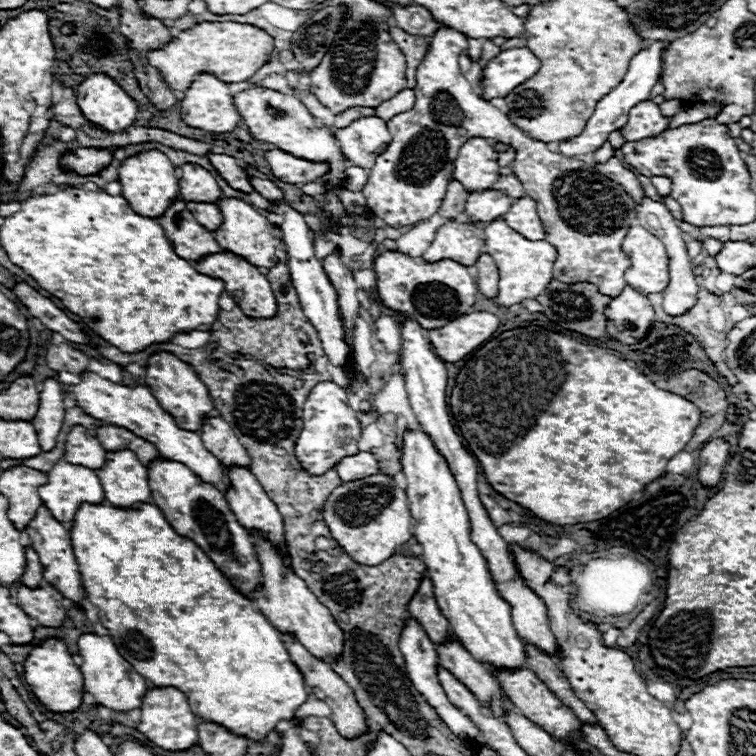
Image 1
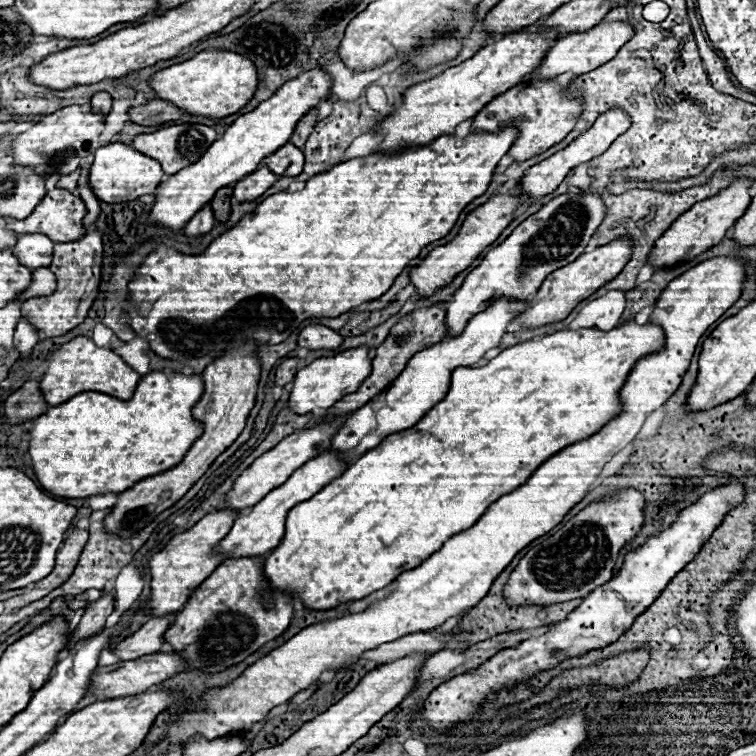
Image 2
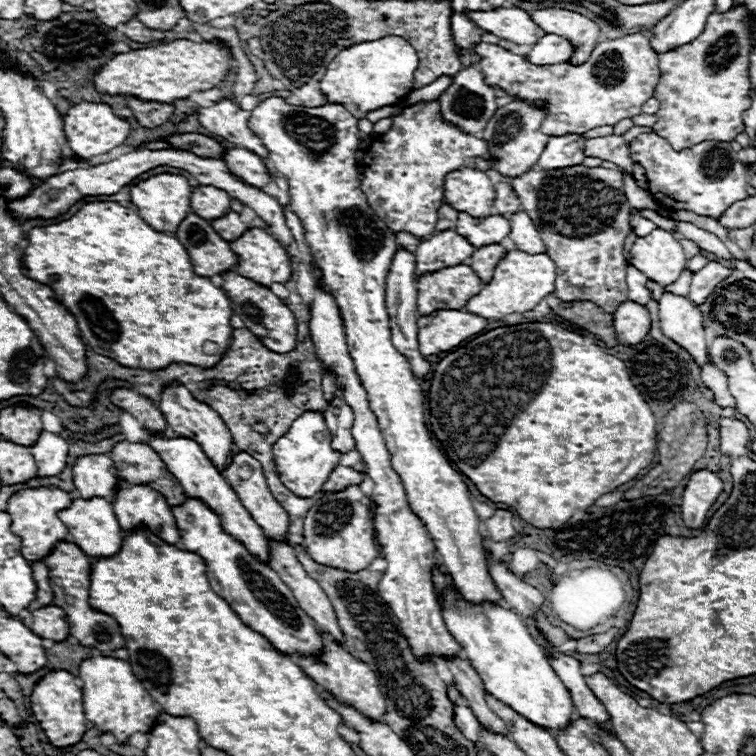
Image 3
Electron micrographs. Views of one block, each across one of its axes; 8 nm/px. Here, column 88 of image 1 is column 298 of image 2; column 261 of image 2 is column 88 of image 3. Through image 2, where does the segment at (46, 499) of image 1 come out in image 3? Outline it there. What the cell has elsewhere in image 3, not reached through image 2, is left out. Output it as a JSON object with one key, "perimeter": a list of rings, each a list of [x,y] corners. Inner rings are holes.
{"perimeter":[[[76,498],[76,500],[72,500],[72,506],[62,510],[58,516],[68,528],[70,542],[78,544],[78,548],[82,548],[82,552],[86,552],[90,558],[108,558],[112,554],[118,554],[124,536],[122,536],[122,528],[118,526],[116,514],[114,514],[108,500],[104,500],[104,498],[92,498],[92,500]]]}

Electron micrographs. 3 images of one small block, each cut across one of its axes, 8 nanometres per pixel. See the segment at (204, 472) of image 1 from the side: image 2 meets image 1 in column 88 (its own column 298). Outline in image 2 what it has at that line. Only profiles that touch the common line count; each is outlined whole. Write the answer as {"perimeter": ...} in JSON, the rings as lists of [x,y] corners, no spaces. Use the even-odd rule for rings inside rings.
{"perimeter":[[[366,346],[346,350],[346,352],[334,354],[330,358],[320,358],[296,372],[288,408],[294,414],[310,414],[314,410],[326,410],[332,404],[336,404],[336,400],[342,400],[344,396],[356,392],[356,388],[360,388],[360,384],[366,380],[366,376],[370,372],[372,372],[372,364],[370,364]]]}

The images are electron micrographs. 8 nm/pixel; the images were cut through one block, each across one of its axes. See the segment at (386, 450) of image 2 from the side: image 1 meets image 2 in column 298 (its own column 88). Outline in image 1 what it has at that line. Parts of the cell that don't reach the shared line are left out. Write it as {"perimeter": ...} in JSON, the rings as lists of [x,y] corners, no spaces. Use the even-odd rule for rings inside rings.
{"perimeter":[[[104,502],[102,504],[80,504],[76,518],[72,522],[72,528],[70,528],[70,540],[72,540],[72,548],[74,548],[74,556],[76,556],[80,574],[82,574],[82,586],[86,590],[86,598],[98,608],[100,624],[104,628],[108,628],[110,638],[118,646],[118,652],[122,652],[122,656],[126,656],[126,660],[130,660],[130,664],[134,664],[134,670],[138,674],[152,680],[154,686],[158,686],[158,688],[166,688],[166,684],[174,684],[174,688],[182,688],[182,692],[186,692],[186,698],[190,700],[190,708],[194,708],[194,714],[198,718],[222,724],[222,726],[238,732],[238,736],[246,736],[250,740],[262,740],[270,730],[274,730],[274,726],[280,720],[298,720],[294,716],[294,710],[306,702],[308,694],[304,690],[304,678],[302,678],[300,670],[296,668],[296,664],[292,664],[292,660],[280,640],[278,630],[270,624],[270,620],[266,620],[266,616],[262,612],[258,612],[254,608],[254,602],[248,596],[240,594],[232,586],[232,582],[216,568],[216,564],[206,556],[206,552],[198,544],[194,544],[194,540],[180,536],[170,526],[166,516],[154,502],[140,502],[130,508],[116,508],[116,506],[104,504]]]}

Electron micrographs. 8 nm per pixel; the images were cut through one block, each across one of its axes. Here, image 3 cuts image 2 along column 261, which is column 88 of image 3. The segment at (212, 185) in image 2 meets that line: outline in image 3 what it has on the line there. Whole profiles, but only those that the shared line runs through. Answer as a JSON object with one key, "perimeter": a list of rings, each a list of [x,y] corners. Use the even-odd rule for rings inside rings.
{"perimeter":[[[80,102],[72,106],[64,116],[64,134],[70,144],[72,156],[82,156],[84,162],[90,162],[92,158],[106,154],[118,146],[124,144],[124,140],[130,134],[130,124],[126,120],[120,120],[114,116],[110,106],[106,104],[92,104],[92,102]]]}

